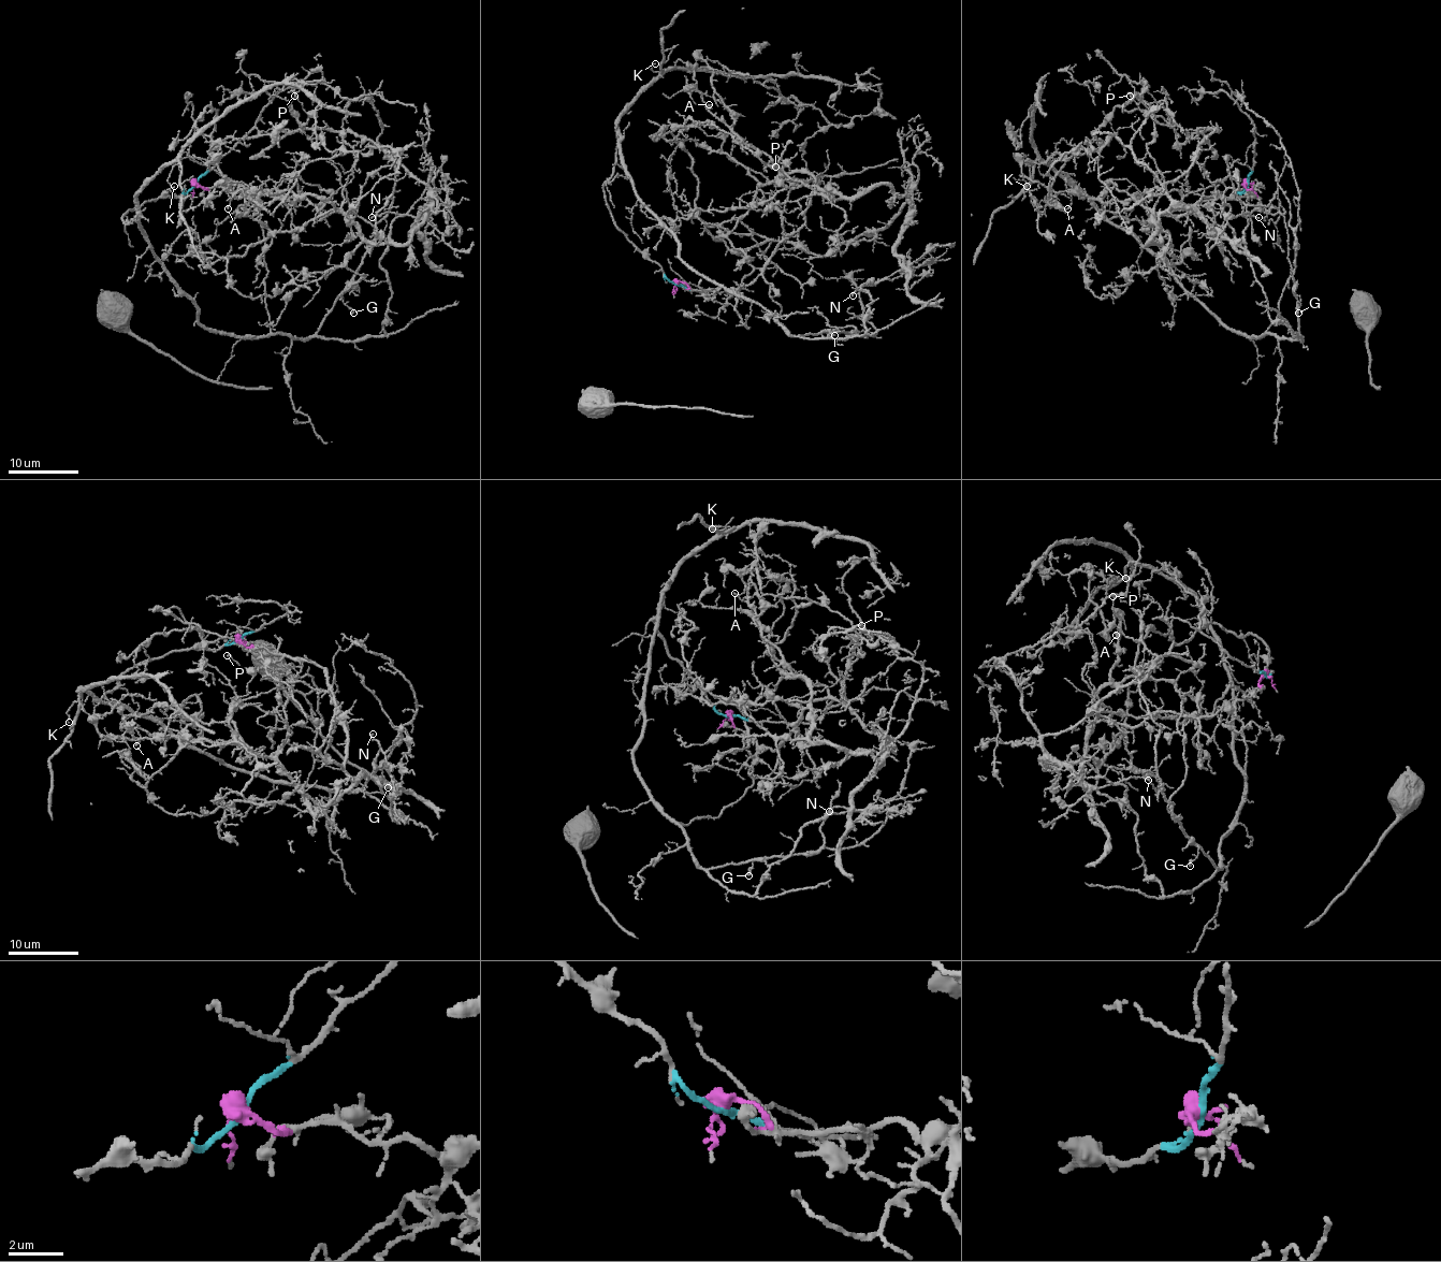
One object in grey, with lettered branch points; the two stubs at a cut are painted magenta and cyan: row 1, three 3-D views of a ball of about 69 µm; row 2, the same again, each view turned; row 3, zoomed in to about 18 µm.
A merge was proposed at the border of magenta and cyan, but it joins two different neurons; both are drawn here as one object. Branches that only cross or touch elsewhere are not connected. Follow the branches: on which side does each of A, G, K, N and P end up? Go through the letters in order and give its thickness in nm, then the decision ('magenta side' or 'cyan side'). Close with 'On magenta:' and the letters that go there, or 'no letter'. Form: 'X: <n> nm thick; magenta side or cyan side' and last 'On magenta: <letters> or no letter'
A: 130 nm thick; magenta side
G: 180 nm thick; cyan side
K: 100 nm thick; cyan side
N: 170 nm thick; magenta side
P: 130 nm thick; magenta side
On magenta: A, N, P

